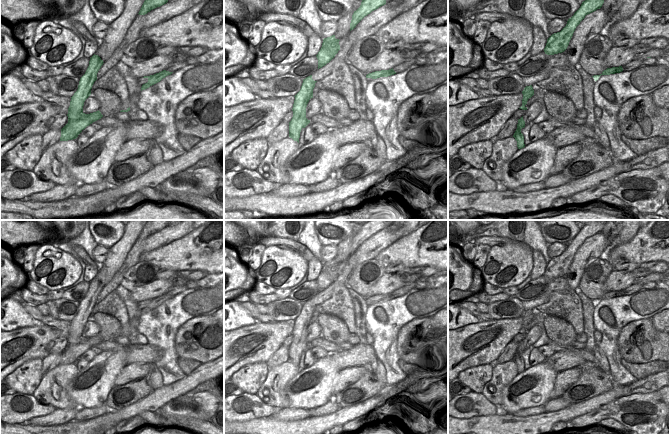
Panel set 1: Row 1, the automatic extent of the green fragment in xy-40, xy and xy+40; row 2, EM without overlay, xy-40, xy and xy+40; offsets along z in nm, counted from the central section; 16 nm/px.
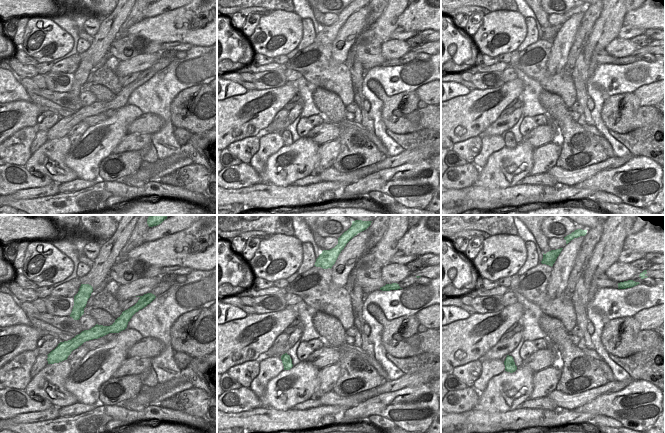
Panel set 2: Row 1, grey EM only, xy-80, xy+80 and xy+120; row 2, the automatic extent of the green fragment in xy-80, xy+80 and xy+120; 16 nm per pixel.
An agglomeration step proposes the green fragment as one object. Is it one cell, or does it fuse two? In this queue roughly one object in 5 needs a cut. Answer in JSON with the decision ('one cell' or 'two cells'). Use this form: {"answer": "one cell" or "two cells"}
{"answer": "two cells"}

